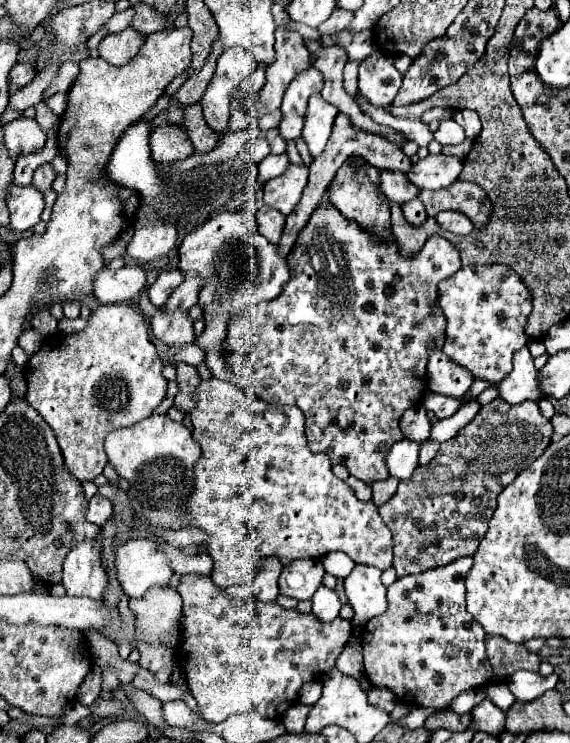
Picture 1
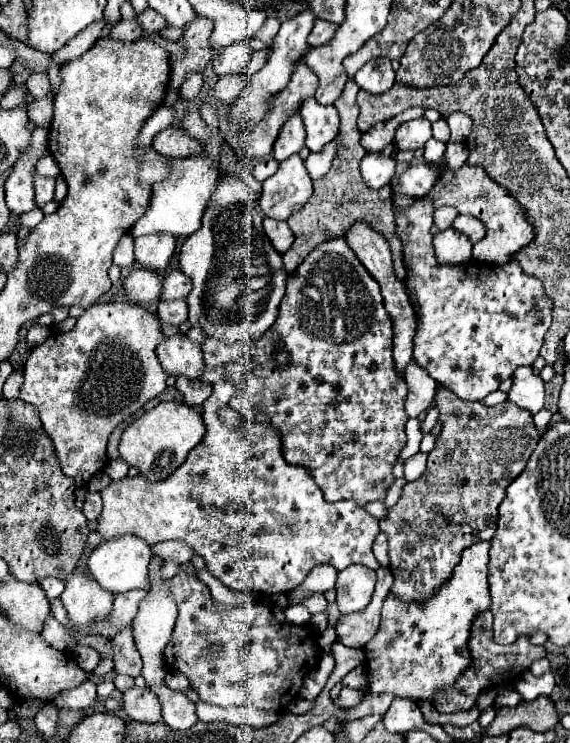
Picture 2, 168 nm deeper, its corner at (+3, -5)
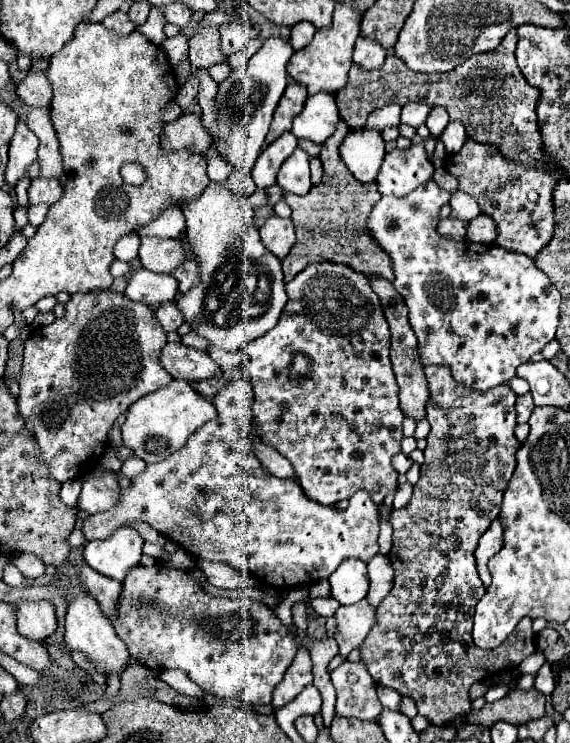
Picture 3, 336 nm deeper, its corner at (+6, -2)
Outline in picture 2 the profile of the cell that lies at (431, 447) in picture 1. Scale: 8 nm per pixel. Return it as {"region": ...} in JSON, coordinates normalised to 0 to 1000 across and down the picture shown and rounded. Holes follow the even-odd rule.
{"region":[[[725,612],[711,620],[711,645],[714,647],[728,647],[742,639],[746,634],[746,623],[749,623],[749,612]]]}

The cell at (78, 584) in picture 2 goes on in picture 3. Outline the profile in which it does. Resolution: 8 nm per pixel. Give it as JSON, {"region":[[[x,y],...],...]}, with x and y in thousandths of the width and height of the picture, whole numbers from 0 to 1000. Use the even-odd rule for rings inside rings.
{"region":[[[140,797],[130,805],[123,805],[123,810],[119,810],[112,864],[123,875],[140,875],[140,878],[154,880],[172,896],[182,896],[182,899],[214,899],[218,902],[228,888],[221,867],[207,859],[196,837],[182,829],[172,810],[154,797]]]}

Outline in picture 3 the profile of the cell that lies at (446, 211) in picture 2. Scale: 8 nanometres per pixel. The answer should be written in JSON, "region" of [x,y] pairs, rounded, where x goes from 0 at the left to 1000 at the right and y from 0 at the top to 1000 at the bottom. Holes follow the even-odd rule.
{"region":[[[796,258],[789,266],[789,277],[793,277],[789,293],[825,299],[828,293],[835,293],[842,288],[842,277],[835,275],[835,269],[814,258]]]}

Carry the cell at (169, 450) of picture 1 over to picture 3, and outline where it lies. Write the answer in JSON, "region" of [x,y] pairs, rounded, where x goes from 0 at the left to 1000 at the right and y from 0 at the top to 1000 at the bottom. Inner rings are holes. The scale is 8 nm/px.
{"region":[[[302,511],[295,520],[249,533],[228,546],[214,571],[214,595],[253,622],[281,622],[319,603],[330,587],[372,563],[379,563],[379,549],[368,538],[340,528],[326,511]]]}

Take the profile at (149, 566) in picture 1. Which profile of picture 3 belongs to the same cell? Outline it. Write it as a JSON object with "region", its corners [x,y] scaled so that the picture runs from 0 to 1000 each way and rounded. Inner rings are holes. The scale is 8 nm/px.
{"region":[[[218,708],[186,727],[151,729],[147,754],[168,770],[211,783],[221,778],[228,764],[246,759],[249,735],[249,721],[235,711]]]}

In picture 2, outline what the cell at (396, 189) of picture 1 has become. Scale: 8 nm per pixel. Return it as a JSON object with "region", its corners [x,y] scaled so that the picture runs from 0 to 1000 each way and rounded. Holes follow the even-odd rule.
{"region":[[[640,206],[630,225],[633,225],[637,244],[651,254],[668,254],[682,249],[686,238],[693,236],[693,214],[679,209],[665,209],[665,206]]]}

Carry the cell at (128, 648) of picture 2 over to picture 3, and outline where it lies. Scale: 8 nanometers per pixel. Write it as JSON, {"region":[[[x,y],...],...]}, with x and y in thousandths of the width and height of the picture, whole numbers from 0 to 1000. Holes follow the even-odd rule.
{"region":[[[151,759],[140,767],[140,781],[144,781],[147,791],[172,808],[179,824],[189,826],[193,834],[204,834],[207,832],[204,818],[207,818],[207,805],[214,799],[214,786],[196,778],[175,775],[168,767],[161,767]]]}

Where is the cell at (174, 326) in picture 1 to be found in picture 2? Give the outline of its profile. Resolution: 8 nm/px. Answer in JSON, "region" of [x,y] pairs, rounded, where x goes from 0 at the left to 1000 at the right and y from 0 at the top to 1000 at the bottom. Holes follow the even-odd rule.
{"region":[[[318,448],[289,454],[289,459],[275,467],[275,480],[289,502],[304,507],[321,505],[332,510],[346,510],[360,497],[353,467]]]}

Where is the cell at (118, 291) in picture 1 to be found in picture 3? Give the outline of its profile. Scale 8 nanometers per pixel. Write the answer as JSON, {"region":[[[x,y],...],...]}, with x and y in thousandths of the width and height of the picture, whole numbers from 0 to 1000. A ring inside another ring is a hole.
{"region":[[[256,361],[239,363],[221,385],[221,398],[228,404],[253,406],[260,412],[277,412],[305,404],[312,393],[312,380],[298,369],[263,366]]]}

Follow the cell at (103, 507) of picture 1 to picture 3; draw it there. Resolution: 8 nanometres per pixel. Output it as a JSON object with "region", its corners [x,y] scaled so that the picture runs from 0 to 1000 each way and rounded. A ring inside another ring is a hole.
{"region":[[[189,635],[182,641],[161,641],[144,654],[137,684],[147,686],[151,692],[182,689],[204,678],[207,665],[211,665],[211,657],[200,635]]]}

